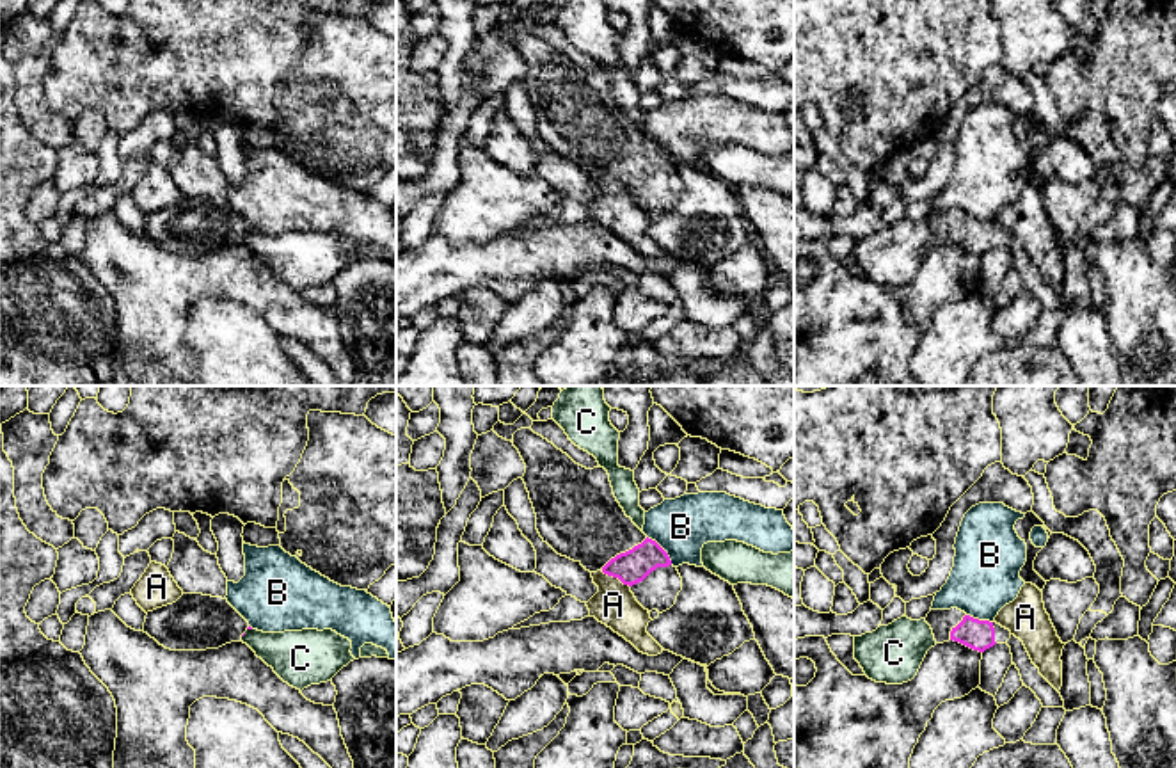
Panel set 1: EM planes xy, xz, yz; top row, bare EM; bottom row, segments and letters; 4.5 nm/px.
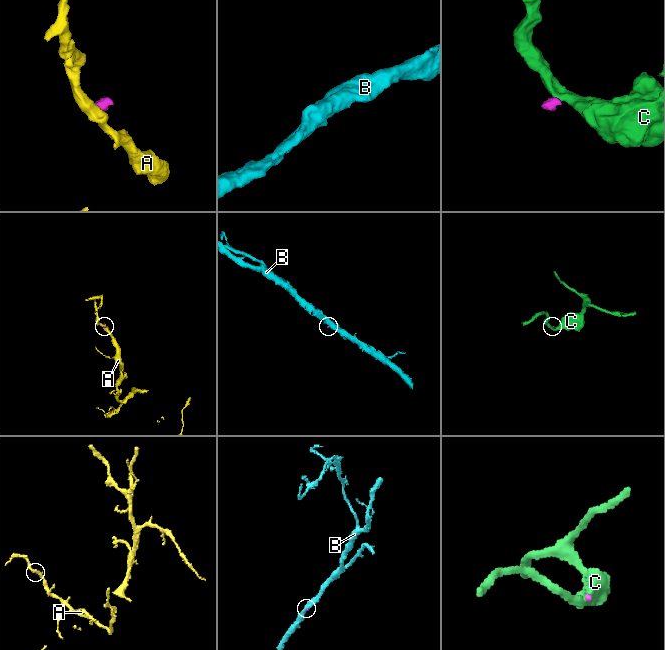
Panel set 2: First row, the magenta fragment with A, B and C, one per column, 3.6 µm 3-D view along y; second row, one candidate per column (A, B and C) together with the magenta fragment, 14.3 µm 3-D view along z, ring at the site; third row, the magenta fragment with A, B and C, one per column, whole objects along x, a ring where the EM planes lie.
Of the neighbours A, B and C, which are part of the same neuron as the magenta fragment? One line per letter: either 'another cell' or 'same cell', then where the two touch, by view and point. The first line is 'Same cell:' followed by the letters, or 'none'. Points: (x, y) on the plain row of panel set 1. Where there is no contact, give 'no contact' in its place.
Same cell: none
A: another cell; contact xz (615, 178)
B: another cell; contact xz (663, 152)
C: another cell; contact xy (249, 230)

